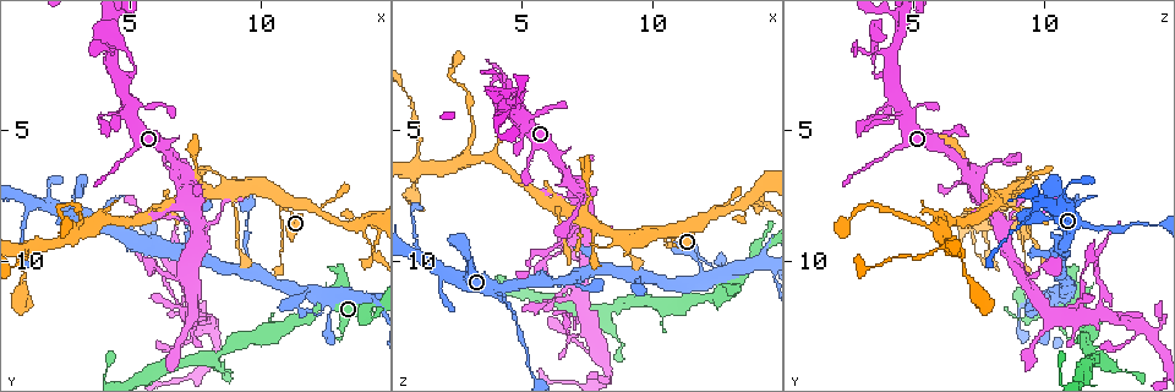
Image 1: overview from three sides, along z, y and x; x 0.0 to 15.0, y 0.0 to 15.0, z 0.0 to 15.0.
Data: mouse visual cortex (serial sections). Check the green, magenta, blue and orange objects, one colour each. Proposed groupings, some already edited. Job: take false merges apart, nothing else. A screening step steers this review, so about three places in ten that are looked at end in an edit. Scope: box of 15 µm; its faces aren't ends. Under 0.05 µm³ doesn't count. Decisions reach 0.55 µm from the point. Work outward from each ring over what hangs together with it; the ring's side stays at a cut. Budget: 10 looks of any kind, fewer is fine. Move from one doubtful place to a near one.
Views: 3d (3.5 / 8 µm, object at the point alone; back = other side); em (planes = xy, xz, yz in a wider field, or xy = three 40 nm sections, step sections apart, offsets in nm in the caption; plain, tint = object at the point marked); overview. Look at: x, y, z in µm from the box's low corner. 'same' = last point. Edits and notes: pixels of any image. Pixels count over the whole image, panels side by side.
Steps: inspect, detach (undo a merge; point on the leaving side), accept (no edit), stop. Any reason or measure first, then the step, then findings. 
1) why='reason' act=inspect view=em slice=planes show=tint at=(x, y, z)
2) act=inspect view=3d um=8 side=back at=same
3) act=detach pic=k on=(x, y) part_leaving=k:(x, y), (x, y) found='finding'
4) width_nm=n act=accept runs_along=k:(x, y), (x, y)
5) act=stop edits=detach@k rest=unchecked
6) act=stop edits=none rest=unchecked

why='sudden change in width' act=inspect view=3d um=3.5 at=(13.7, 8.6, 7.6)

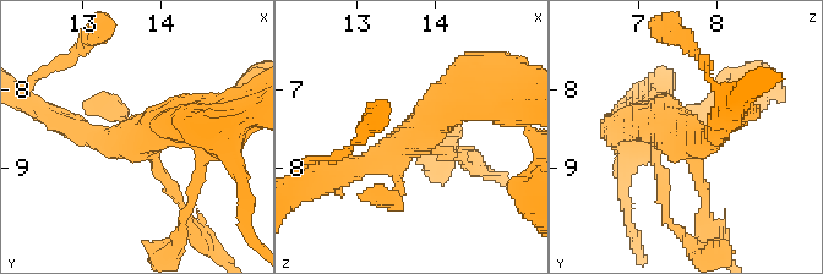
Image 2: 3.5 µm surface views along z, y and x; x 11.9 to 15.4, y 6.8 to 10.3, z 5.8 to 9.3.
act=inspect view=em slice=xy step=2 show=tint at=(13.75, 8.70, 7.55)

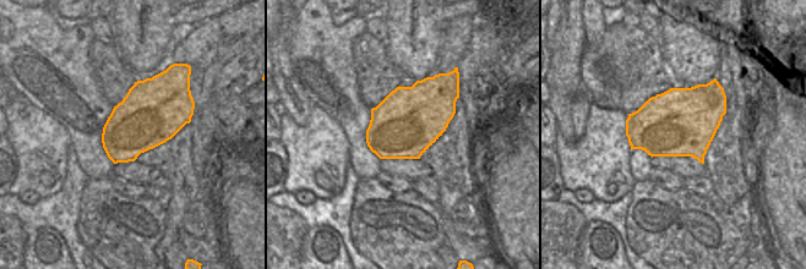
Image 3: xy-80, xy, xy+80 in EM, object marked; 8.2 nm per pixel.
act=detach pic=2 on=(178, 196) part_leaving=2:(437, 151), (472, 160), (494, 176) found='a second cell is stuck on'

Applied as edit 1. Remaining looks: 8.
act=inspect view=overview

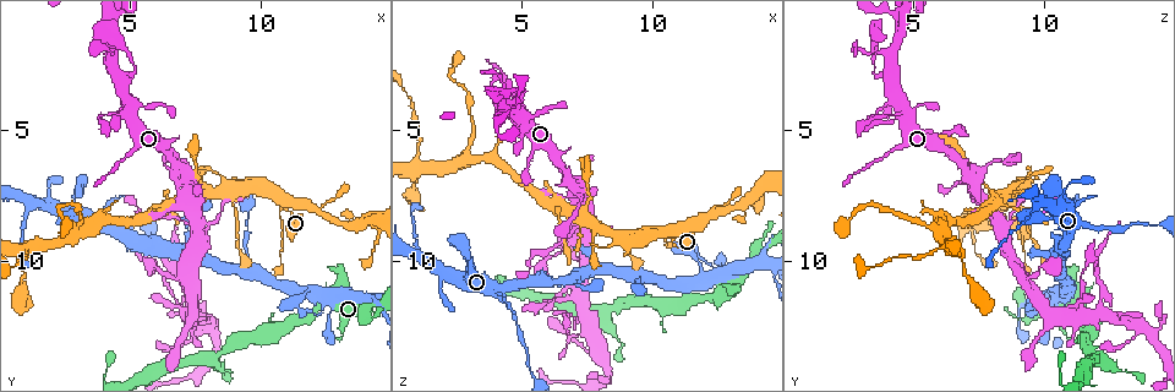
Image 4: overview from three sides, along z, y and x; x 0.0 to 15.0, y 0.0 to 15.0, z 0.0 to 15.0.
why='three arms meet' act=inspect view=3d um=3.5 at=(9.1, 7.3, 9.2)

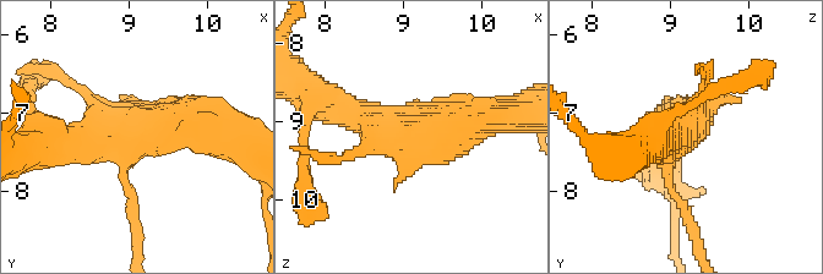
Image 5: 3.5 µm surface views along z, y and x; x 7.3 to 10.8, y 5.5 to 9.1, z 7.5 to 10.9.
act=inspect view=em slice=planes show=tint at=(9.00, 7.30, 9.10)

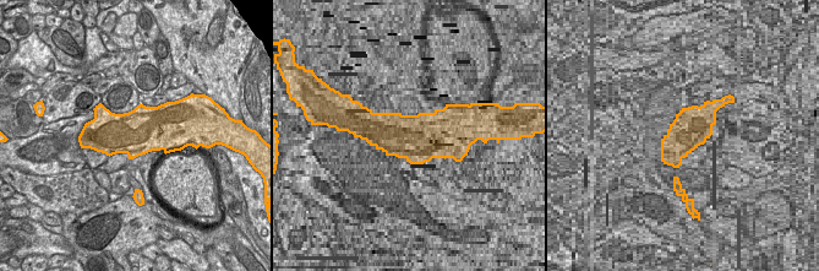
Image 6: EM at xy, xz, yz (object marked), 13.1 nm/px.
act=accept runs_along=5:(483, 116), (392, 132), (328, 104) found='all the same cell'

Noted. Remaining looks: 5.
why='abrupt turn' act=inspect view=3d um=3.5 side=back at=(6.5, 7.8, 8.2)

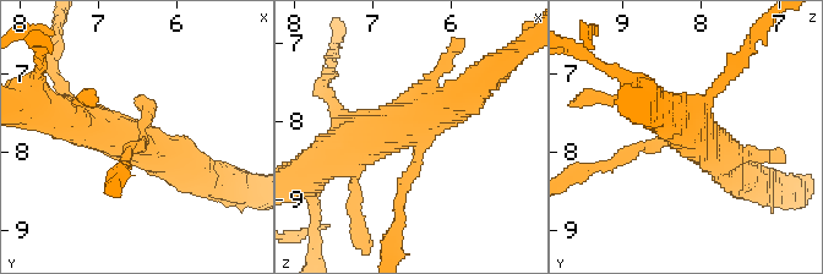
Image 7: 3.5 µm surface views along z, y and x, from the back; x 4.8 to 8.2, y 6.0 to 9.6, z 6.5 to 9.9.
arms=3 arm_widths_nm=150,450,500 act=inspect view=em slice=xy step=1 show=tint at=(6.40, 7.85, 8.30)

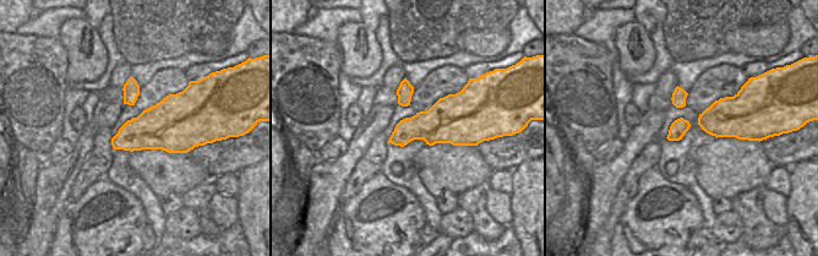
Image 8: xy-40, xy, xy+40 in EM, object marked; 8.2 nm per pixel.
act=detach pic=7 on=(631, 151) part_leaving=7:(661, 141), (581, 170) found='two cells meet here'

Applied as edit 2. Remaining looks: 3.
why='a fork' act=inspect view=3d um=8 at=(7.3, 12.1, 12.0)

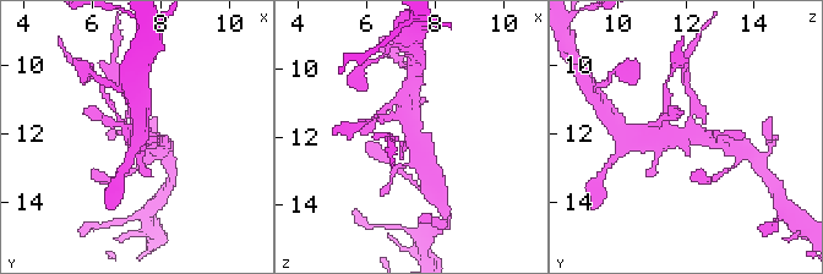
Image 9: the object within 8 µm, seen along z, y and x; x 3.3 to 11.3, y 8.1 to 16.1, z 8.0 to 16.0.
why='zoom in' act=inspect view=3d um=3.5 at=(7.2, 12.0, 12.0)

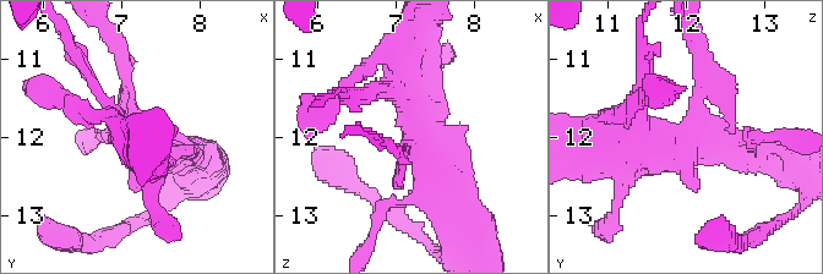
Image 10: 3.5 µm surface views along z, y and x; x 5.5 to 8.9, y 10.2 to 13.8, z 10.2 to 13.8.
why='now the EM' act=inspect view=em slice=xy step=2 show=tint at=(7.25, 12.00, 12.00)

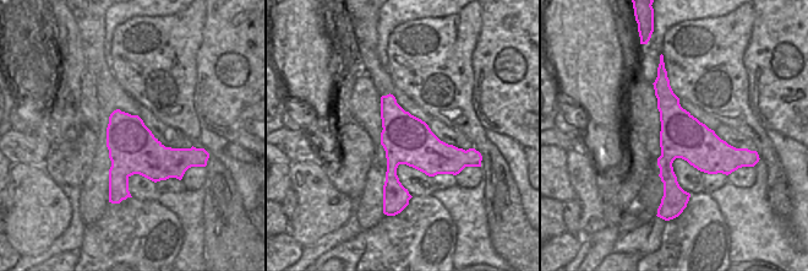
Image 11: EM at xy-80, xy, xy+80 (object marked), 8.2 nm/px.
act=accept found='continuous, no second cell'

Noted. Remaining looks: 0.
act=stop edits=detach@2,detach@7 rest=unchecked

